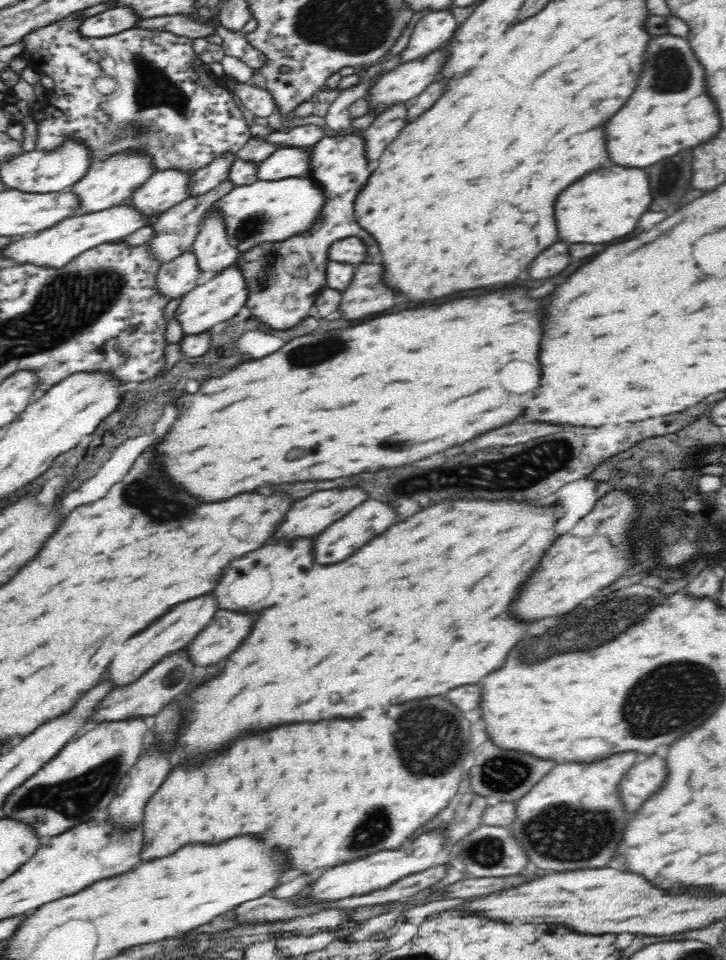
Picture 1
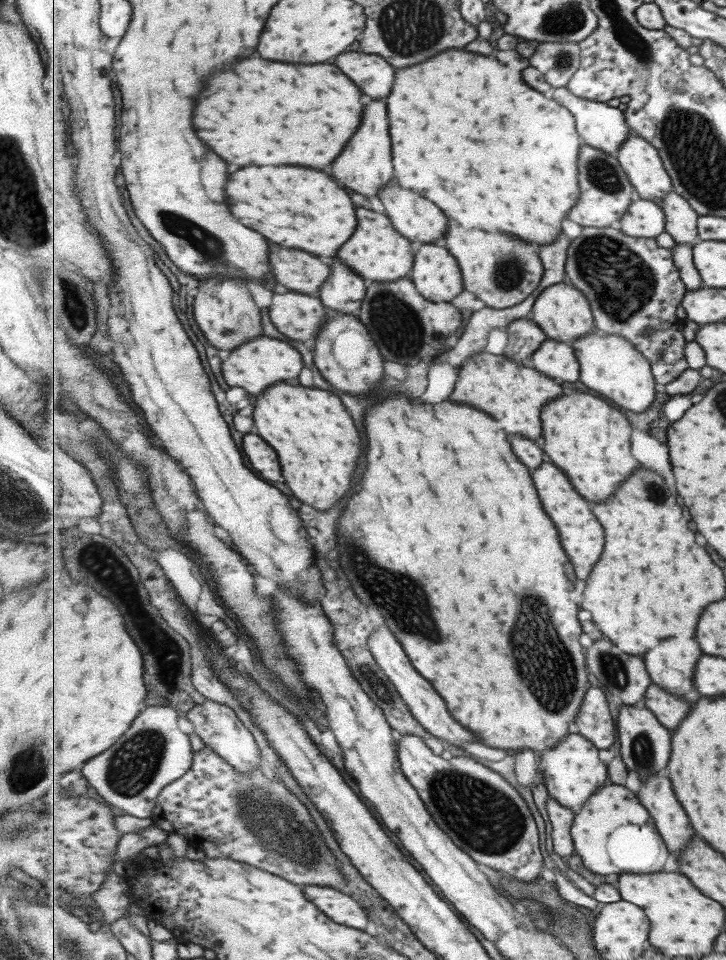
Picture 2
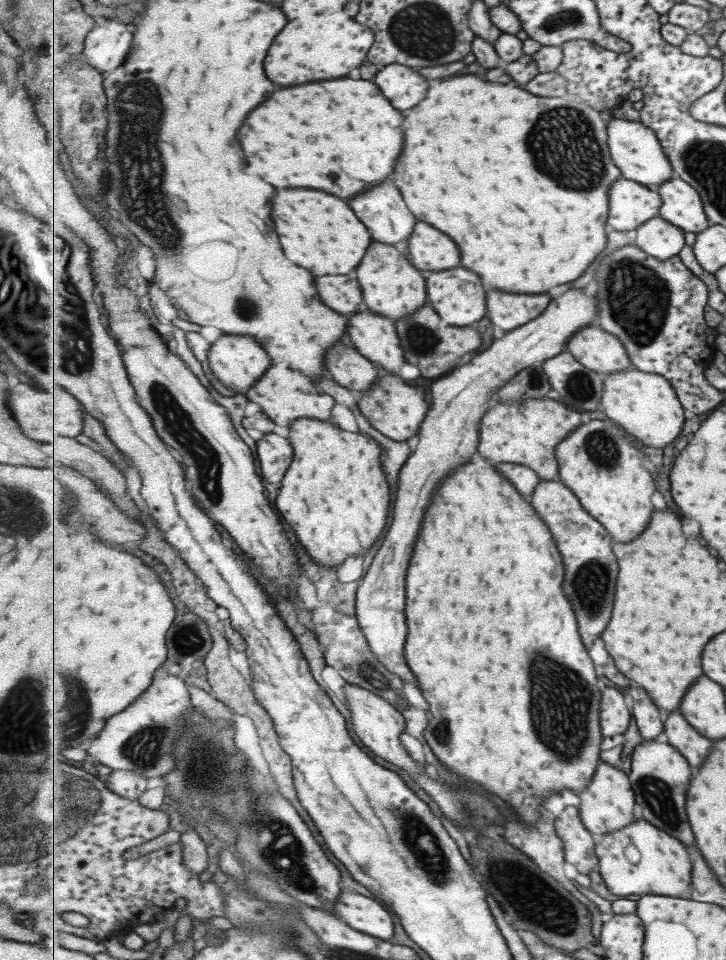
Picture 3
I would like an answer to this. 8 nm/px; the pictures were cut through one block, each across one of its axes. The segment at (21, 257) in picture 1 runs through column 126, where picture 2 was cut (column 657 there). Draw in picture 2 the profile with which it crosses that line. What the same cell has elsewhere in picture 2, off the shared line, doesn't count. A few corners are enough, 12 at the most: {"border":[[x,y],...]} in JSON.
{"border":[[655,202],[630,204],[617,226],[627,236],[656,238],[666,214]]}

